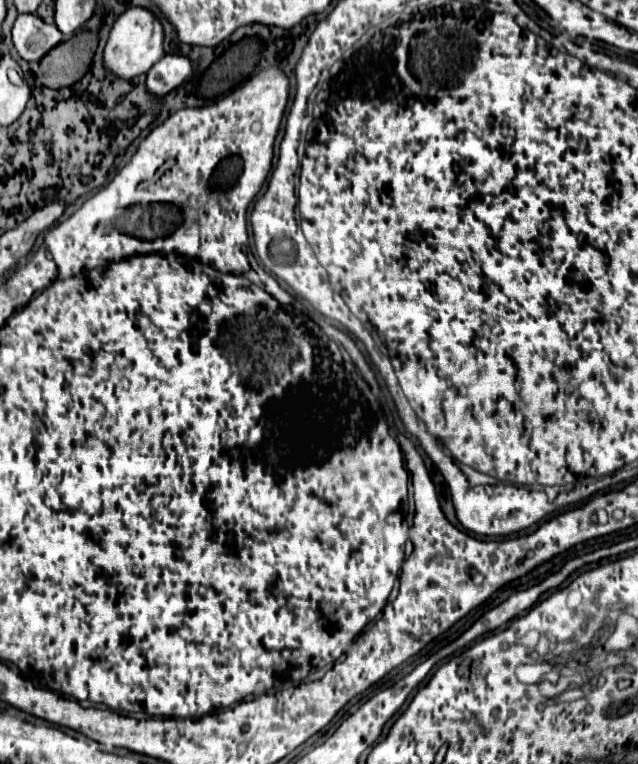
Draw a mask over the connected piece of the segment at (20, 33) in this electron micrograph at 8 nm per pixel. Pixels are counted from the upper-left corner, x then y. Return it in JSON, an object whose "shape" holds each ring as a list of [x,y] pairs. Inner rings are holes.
{"shape":[[[26,13],[18,15],[12,27],[12,41],[22,59],[40,61],[62,41],[62,33],[56,25],[44,23],[36,13]]]}

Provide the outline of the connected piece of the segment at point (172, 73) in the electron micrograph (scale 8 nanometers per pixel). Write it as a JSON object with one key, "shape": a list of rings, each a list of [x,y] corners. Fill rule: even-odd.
{"shape":[[[170,53],[164,55],[150,71],[146,79],[148,91],[154,95],[168,95],[172,89],[176,89],[184,79],[192,73],[192,61],[186,55]]]}

